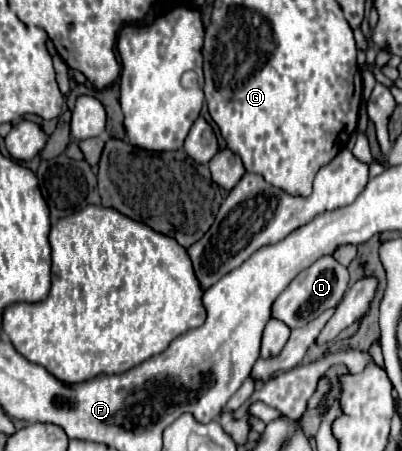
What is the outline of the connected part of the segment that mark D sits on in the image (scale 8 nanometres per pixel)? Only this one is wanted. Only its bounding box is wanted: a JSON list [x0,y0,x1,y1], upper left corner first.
[272,256,348,328]

